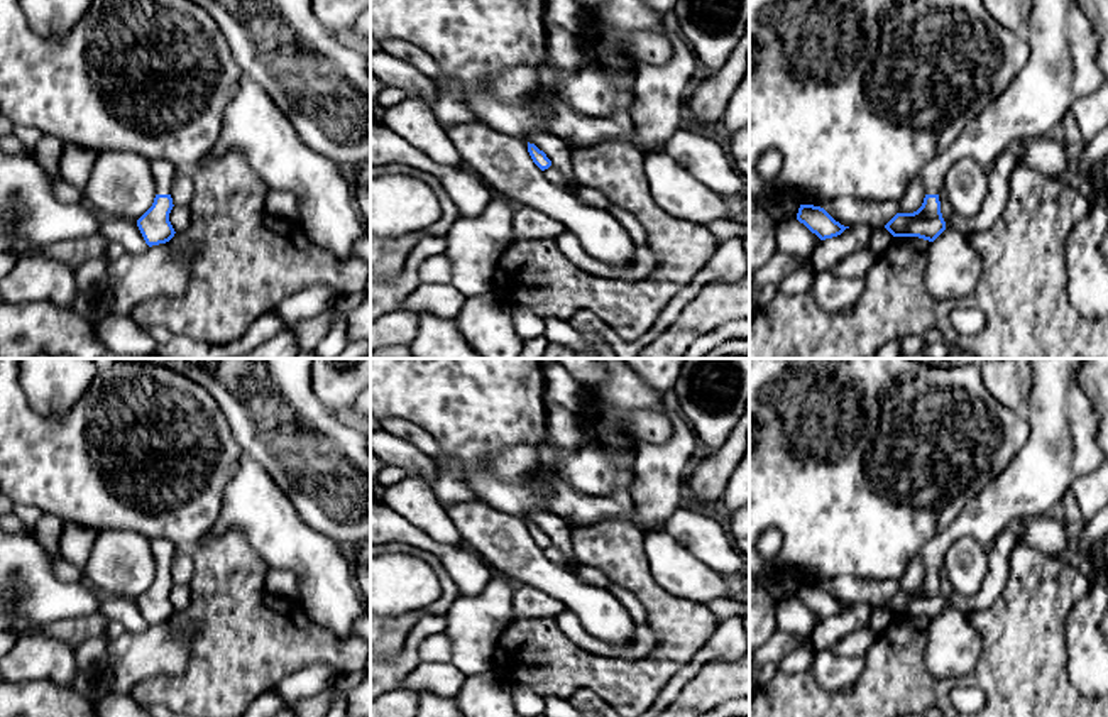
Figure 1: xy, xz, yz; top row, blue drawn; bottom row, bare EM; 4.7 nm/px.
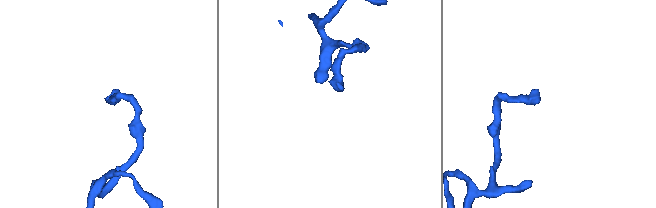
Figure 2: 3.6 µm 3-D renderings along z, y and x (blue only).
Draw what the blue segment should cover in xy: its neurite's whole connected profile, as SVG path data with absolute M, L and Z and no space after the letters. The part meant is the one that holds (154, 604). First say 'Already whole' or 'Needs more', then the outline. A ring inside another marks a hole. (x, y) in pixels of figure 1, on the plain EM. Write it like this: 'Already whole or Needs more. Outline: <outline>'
Needs more. Outline: M157 538L151 541L151 550L156 565L156 577L152 585L137 599L137 605L149 626L166 622L176 612L169 600L169 592L174 585L171 561L176 546L164 538Z

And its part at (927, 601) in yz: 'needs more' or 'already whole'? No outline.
needs more

